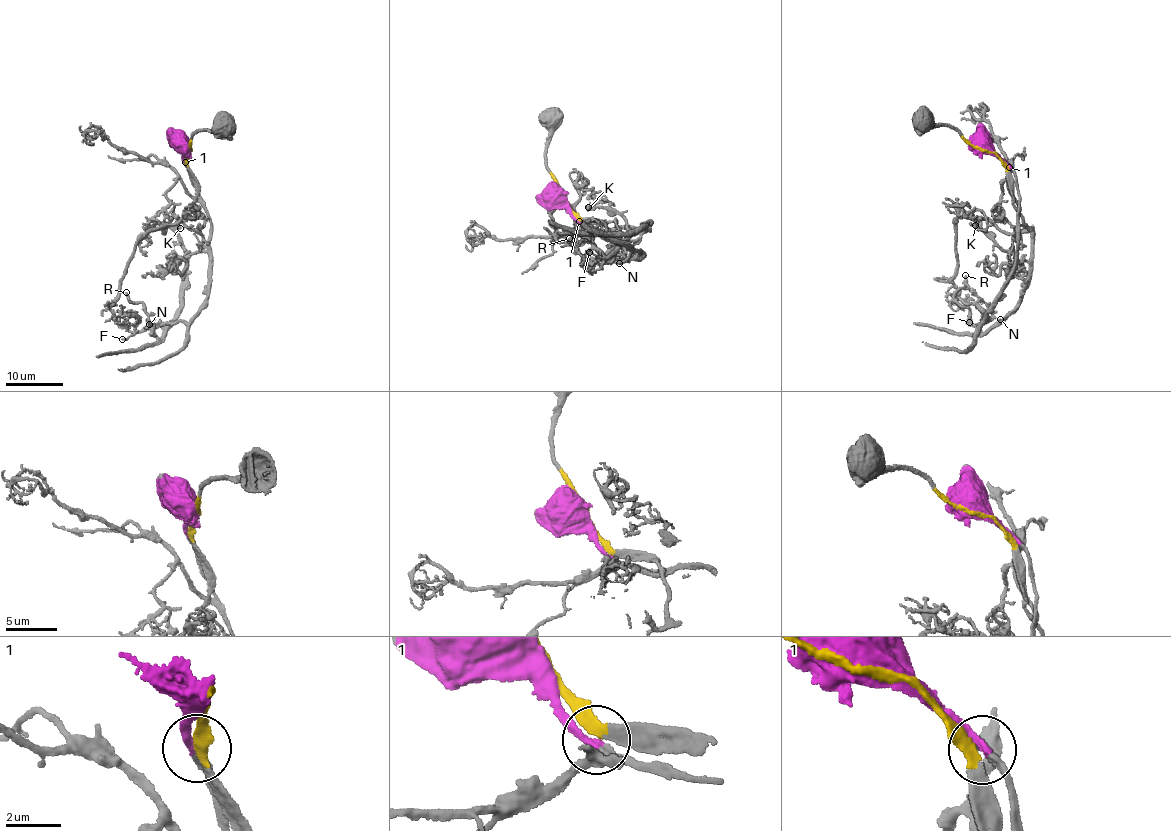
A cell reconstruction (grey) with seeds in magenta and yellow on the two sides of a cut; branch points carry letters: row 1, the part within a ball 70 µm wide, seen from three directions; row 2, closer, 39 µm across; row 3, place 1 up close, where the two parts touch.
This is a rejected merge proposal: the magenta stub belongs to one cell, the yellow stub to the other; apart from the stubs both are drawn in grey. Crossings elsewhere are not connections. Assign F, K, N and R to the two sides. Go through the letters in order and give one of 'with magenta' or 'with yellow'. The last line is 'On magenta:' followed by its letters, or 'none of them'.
F: with magenta
K: with magenta
N: with yellow
R: with yellow
On magenta: F, K

